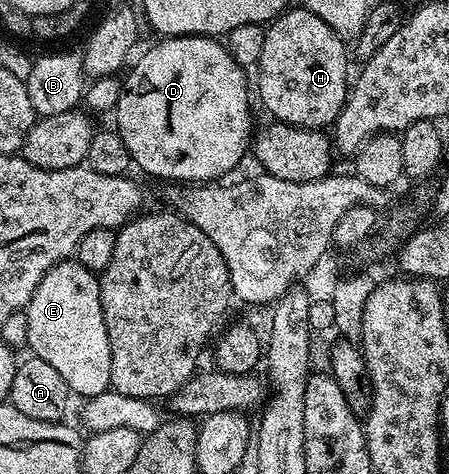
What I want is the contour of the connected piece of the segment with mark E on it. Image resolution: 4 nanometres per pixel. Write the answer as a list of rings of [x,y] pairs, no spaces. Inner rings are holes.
[[[65,261],[54,265],[42,277],[34,297],[30,297],[26,308],[26,321],[30,325],[27,350],[35,358],[46,361],[66,381],[73,396],[91,397],[111,388],[110,381],[110,341],[106,337],[106,321],[100,300],[100,281],[93,272],[75,261]]]

